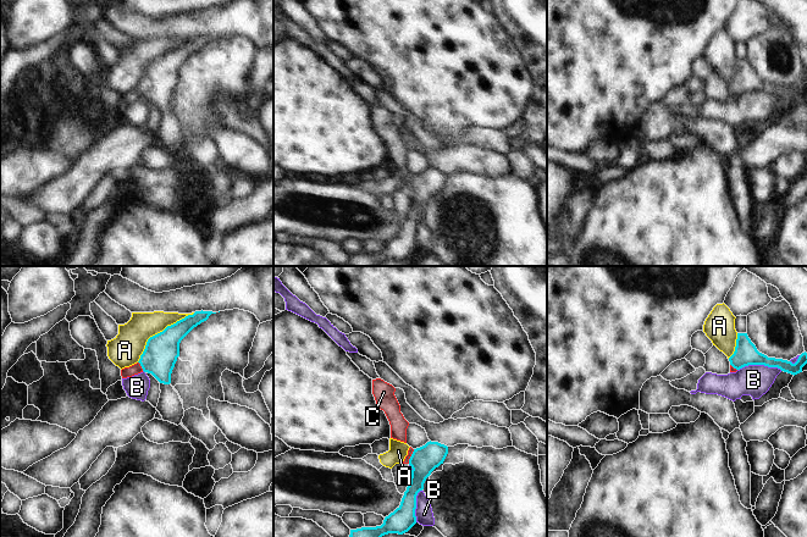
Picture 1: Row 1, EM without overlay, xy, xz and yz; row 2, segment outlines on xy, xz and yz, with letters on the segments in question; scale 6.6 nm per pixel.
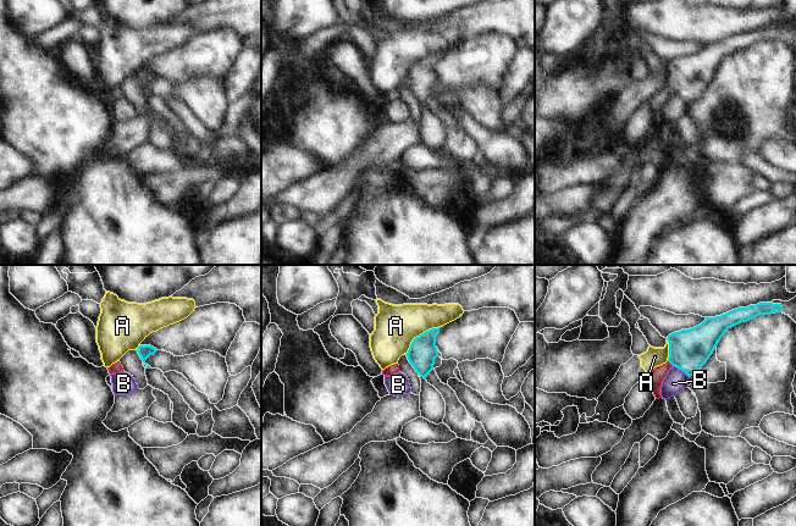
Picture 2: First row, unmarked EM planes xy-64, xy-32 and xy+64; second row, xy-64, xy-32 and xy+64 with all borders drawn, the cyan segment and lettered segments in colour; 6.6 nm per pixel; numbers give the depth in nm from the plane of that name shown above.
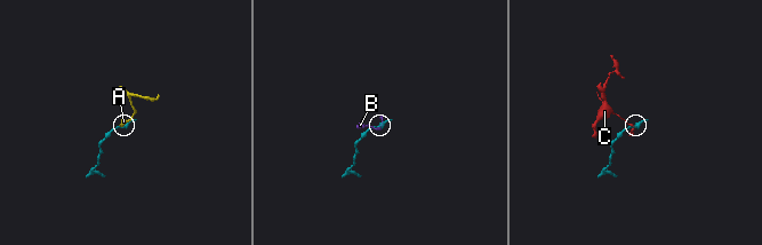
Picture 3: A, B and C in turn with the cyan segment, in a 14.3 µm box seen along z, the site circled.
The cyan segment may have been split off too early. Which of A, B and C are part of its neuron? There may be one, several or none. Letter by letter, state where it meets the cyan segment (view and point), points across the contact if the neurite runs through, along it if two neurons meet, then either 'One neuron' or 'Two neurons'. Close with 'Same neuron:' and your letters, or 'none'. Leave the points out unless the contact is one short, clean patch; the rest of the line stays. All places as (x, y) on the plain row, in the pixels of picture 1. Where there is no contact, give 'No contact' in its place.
A: Touches cyan at xy (160, 59). Two neurons
B: Touches cyan at yz (759, 90). Two neurons
C: Touches cyan at xy (141, 92). Boundary: xy (138, 88), (143, 97). Two neurons
Same neuron: none

